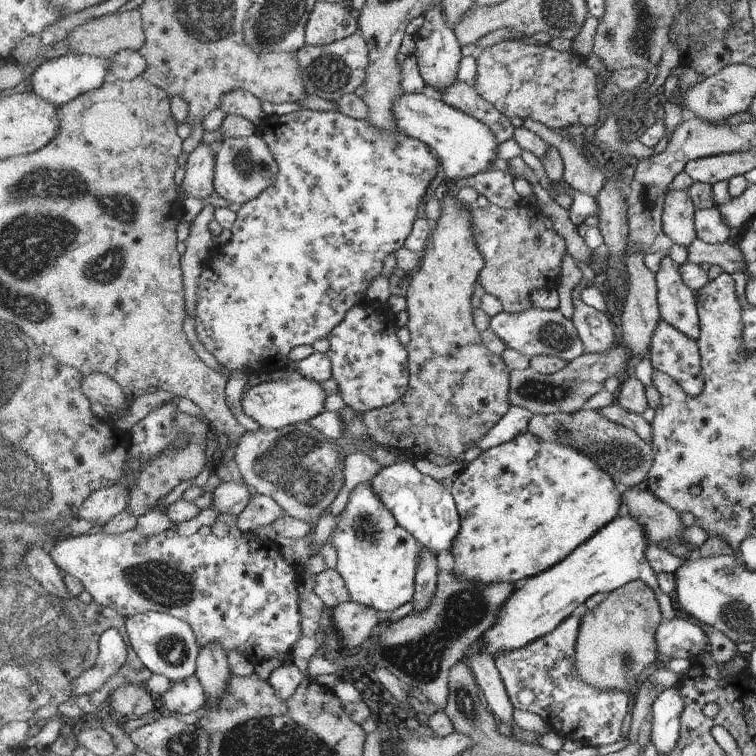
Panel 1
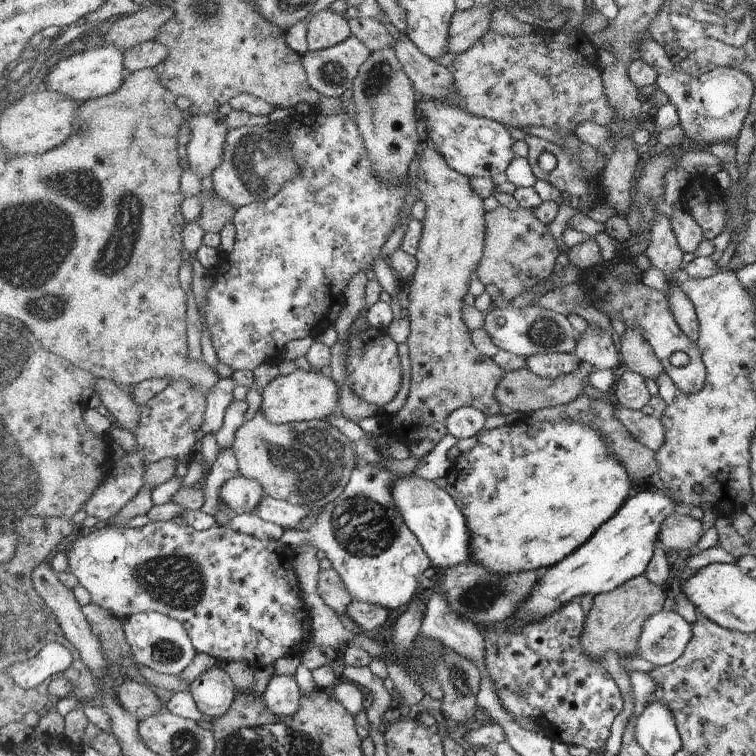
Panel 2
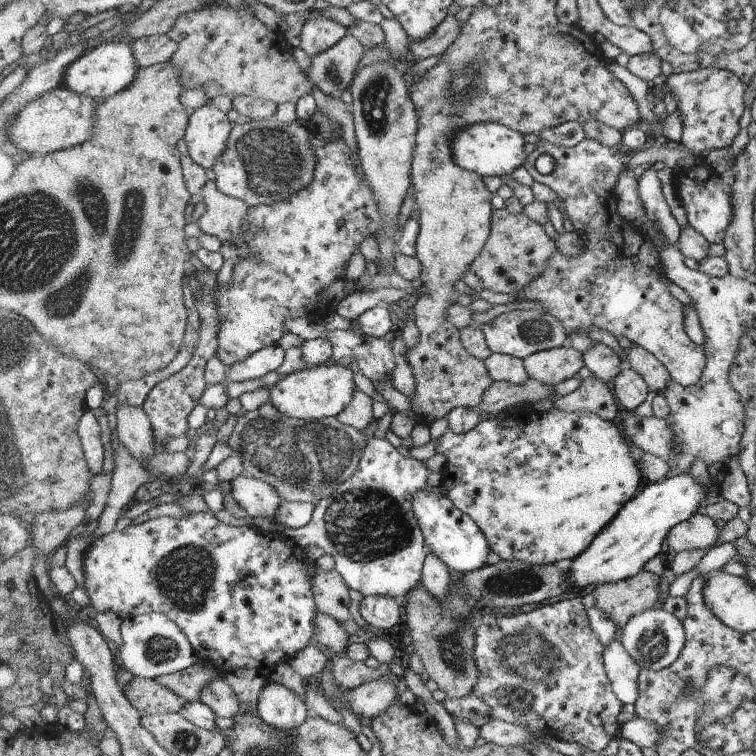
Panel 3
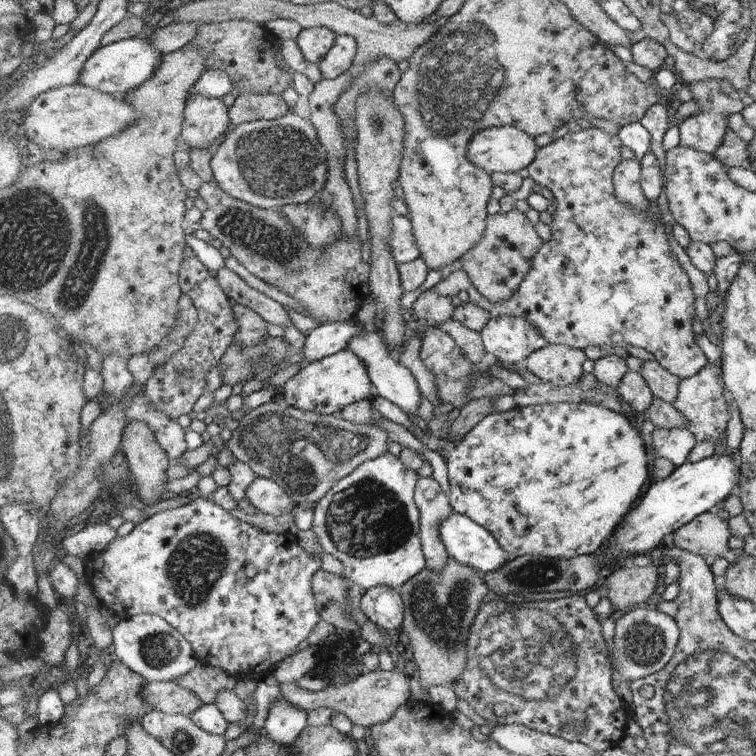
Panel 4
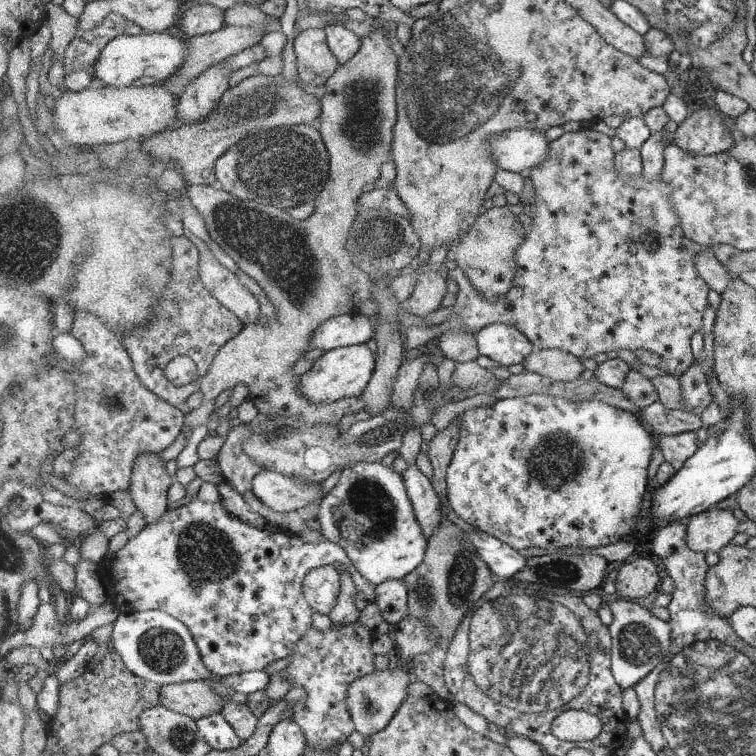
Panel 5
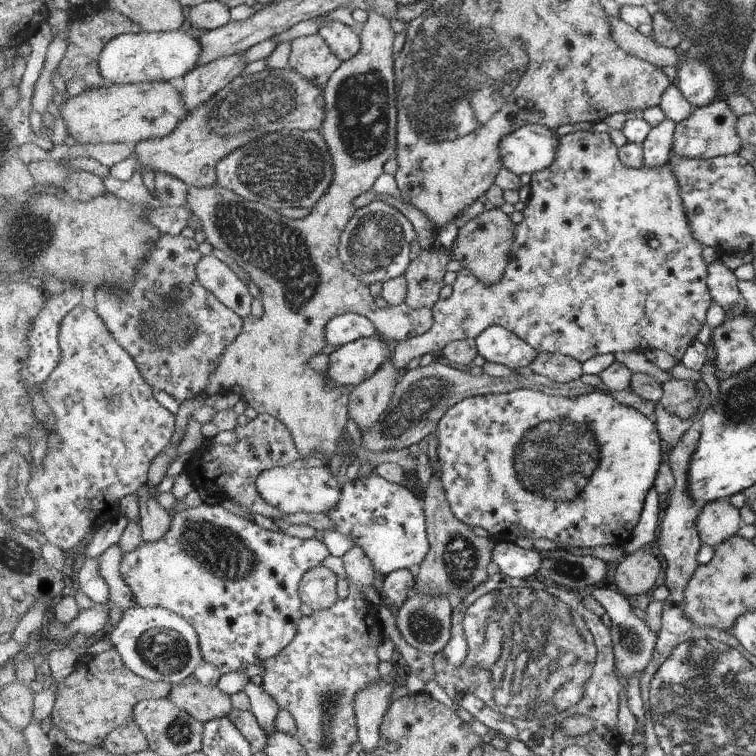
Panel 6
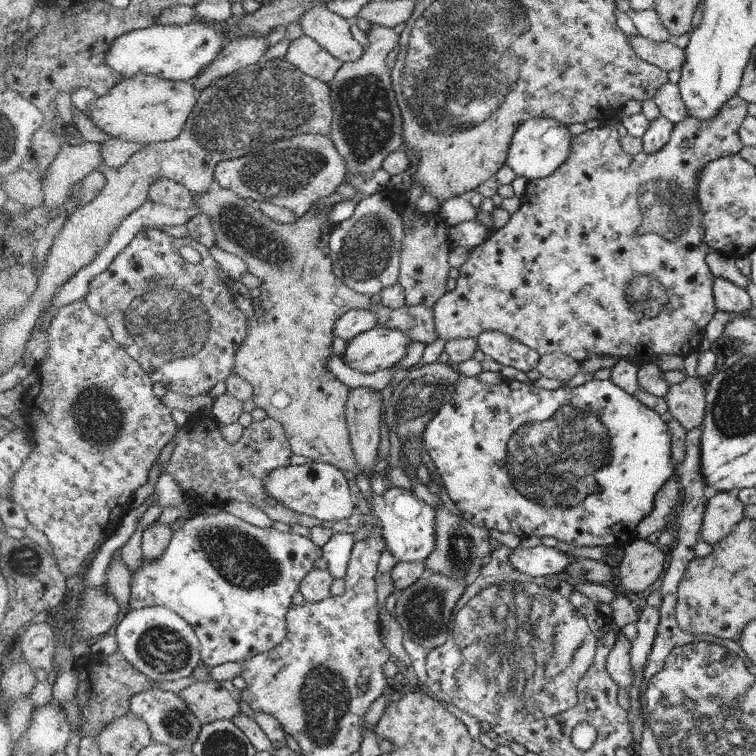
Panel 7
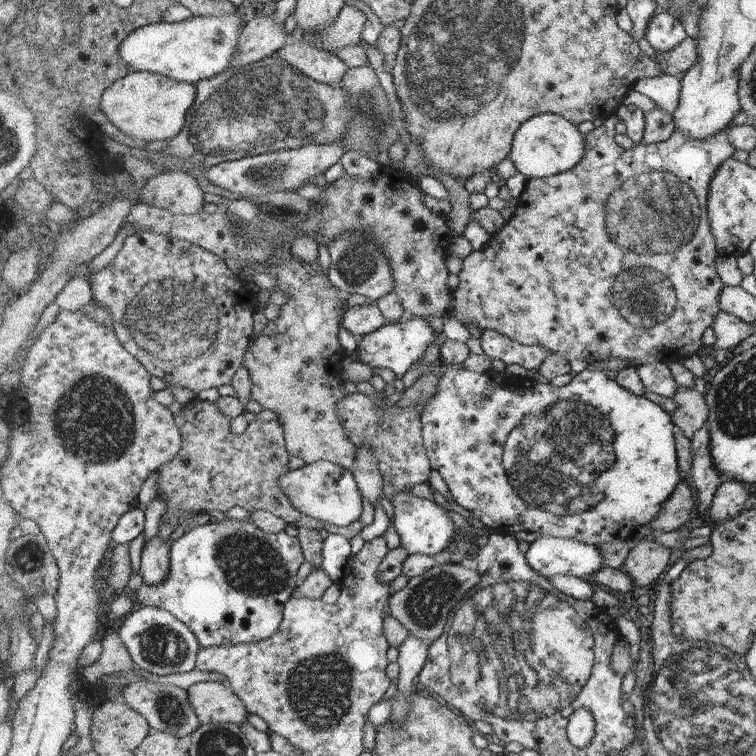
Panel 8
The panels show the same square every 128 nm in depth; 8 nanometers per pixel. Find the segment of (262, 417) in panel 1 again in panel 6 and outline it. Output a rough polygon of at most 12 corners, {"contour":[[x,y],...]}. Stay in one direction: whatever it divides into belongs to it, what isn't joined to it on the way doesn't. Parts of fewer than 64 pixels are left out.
{"contour":[[381,336],[359,338],[329,355],[325,375],[357,387],[390,358]]}

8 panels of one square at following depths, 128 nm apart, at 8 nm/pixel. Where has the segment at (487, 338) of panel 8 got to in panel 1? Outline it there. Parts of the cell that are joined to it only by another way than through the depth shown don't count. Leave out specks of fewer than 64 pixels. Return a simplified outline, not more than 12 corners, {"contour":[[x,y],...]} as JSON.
{"contour":[[556,309],[503,311],[489,328],[528,359],[583,354],[574,324]]}

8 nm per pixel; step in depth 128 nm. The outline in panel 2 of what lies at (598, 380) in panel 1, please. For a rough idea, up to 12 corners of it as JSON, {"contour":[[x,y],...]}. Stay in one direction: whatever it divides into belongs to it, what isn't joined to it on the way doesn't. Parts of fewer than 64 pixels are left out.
{"contour":[[582,363],[549,380],[525,367],[506,373],[494,394],[527,415],[574,401],[594,370]]}

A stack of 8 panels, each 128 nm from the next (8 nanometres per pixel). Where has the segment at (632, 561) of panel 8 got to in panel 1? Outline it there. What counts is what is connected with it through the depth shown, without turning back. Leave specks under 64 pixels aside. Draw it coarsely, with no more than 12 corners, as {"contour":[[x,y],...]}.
{"contour":[[637,579],[581,618],[576,671],[628,693],[659,662],[656,594]]}

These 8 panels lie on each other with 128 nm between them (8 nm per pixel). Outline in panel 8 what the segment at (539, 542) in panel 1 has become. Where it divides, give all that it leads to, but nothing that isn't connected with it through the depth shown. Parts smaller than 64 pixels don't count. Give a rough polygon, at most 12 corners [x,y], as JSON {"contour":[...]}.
{"contour":[[443,367],[421,412],[491,533],[625,540],[673,417],[585,369]]}

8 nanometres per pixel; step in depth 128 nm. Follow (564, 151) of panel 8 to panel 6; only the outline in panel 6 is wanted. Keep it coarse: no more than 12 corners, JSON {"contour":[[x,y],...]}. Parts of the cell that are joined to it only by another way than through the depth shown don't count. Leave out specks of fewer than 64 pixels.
{"contour":[[526,124],[501,143],[502,166],[520,176],[548,168],[559,137]]}

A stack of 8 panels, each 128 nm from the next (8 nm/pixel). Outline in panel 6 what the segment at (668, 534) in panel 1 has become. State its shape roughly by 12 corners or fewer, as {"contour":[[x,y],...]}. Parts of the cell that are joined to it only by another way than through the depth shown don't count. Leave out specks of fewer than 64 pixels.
{"contour":[[720,499],[701,506],[701,544],[716,547],[741,528],[740,509]]}

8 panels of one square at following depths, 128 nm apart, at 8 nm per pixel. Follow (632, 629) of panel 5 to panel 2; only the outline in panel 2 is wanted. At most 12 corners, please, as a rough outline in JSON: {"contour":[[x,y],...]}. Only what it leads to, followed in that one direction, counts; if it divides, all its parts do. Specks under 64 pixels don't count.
{"contour":[[676,611],[650,616],[636,656],[654,667],[672,664],[690,643]]}

